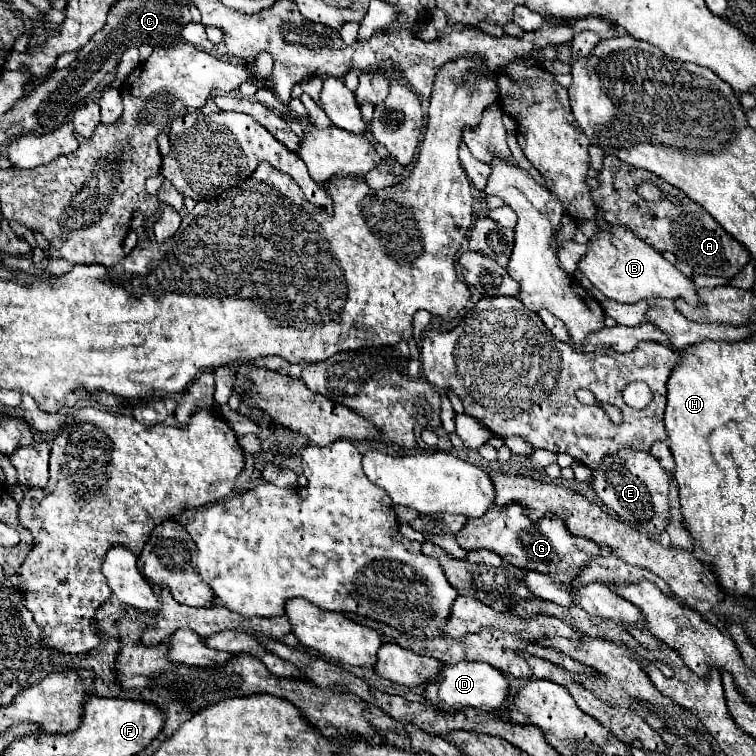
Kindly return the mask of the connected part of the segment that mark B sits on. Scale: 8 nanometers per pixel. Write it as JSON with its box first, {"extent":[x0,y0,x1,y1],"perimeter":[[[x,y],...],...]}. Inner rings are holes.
{"extent":[579,228,701,304],"perimeter":[[[627,228],[601,230],[597,238],[589,242],[587,256],[581,258],[579,270],[587,280],[599,288],[609,300],[621,304],[635,304],[647,298],[683,298],[687,304],[701,304],[693,280],[681,274],[671,262],[667,262],[655,248],[649,248],[643,240],[637,240]]]}

